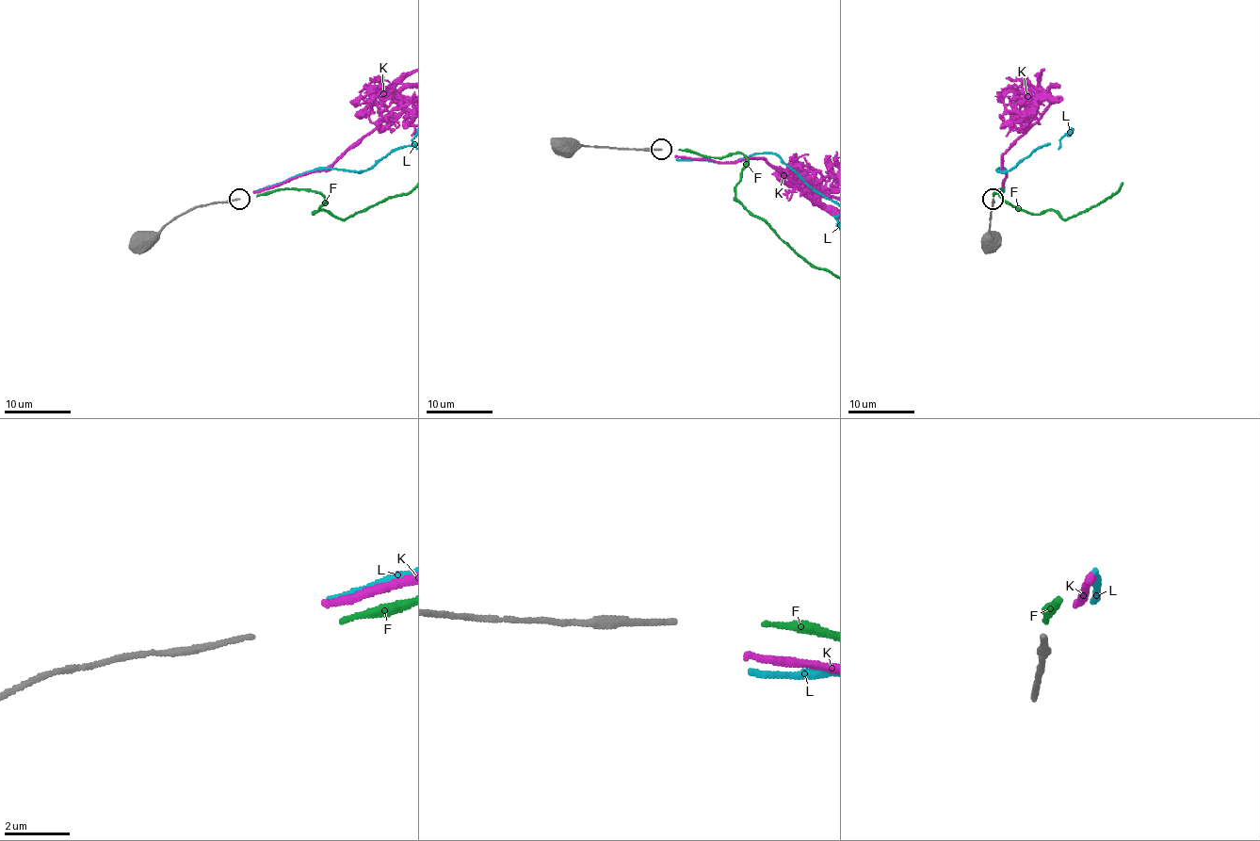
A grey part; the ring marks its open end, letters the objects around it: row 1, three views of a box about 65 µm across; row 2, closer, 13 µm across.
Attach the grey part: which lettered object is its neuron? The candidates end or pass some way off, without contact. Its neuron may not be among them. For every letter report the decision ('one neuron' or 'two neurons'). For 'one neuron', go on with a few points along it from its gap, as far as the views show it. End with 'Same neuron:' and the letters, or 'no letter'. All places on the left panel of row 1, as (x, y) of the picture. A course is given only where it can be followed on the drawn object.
F: one neuron
K: two neurons
L: two neurons
Same neuron: F

